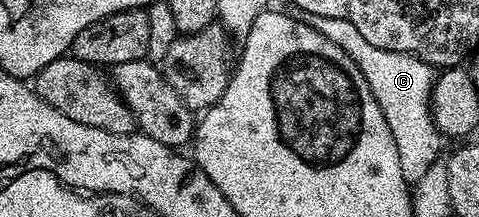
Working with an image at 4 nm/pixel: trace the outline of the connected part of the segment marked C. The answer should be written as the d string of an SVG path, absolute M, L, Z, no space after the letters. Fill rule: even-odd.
M325 17L322 18L321 28L329 40L337 43L337 47L346 51L359 65L369 83L369 91L373 91L373 99L377 99L377 107L381 107L381 115L385 115L385 123L389 123L389 131L393 131L397 159L401 159L401 175L405 175L408 183L418 181L430 165L440 160L441 134L431 117L431 89L435 86L436 70L408 53L373 47L373 43L364 39L349 19Z

